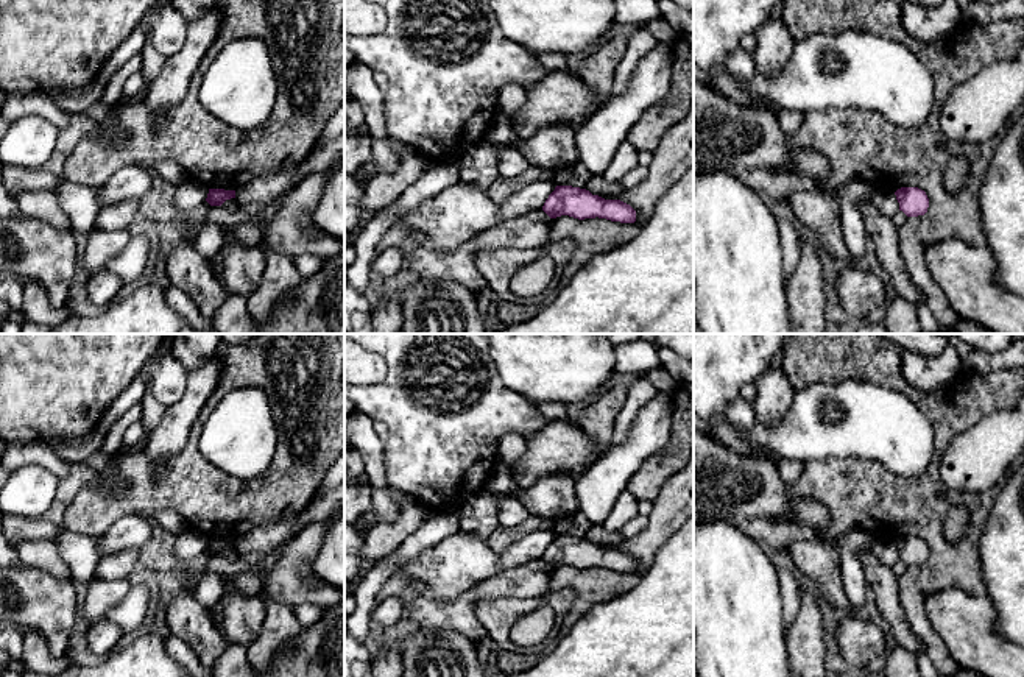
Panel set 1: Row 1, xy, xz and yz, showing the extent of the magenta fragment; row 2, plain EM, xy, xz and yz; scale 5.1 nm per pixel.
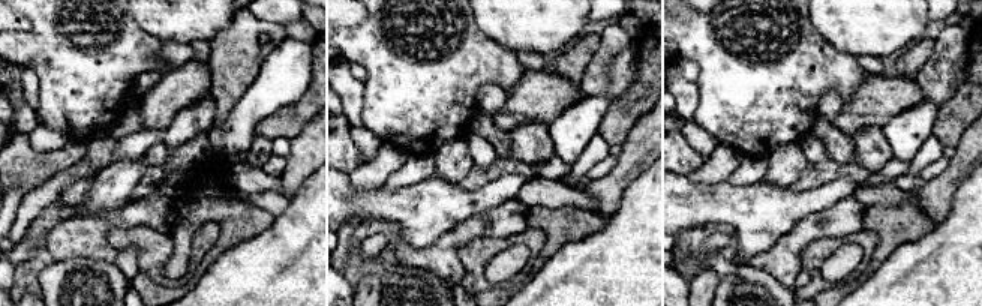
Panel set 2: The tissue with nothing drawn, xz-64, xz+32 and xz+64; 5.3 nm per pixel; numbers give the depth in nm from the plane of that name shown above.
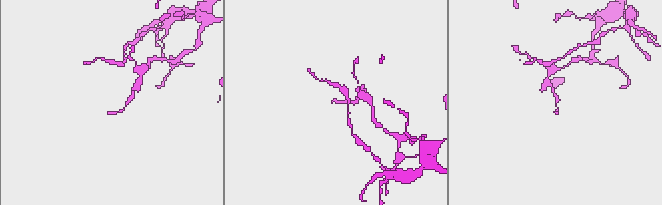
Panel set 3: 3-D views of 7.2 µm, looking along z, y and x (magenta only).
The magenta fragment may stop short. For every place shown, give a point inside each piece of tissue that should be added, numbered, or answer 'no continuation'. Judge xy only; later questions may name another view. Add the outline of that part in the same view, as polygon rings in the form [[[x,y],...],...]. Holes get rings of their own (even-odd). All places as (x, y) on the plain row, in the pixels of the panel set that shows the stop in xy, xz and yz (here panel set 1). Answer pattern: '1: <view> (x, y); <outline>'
no continuation

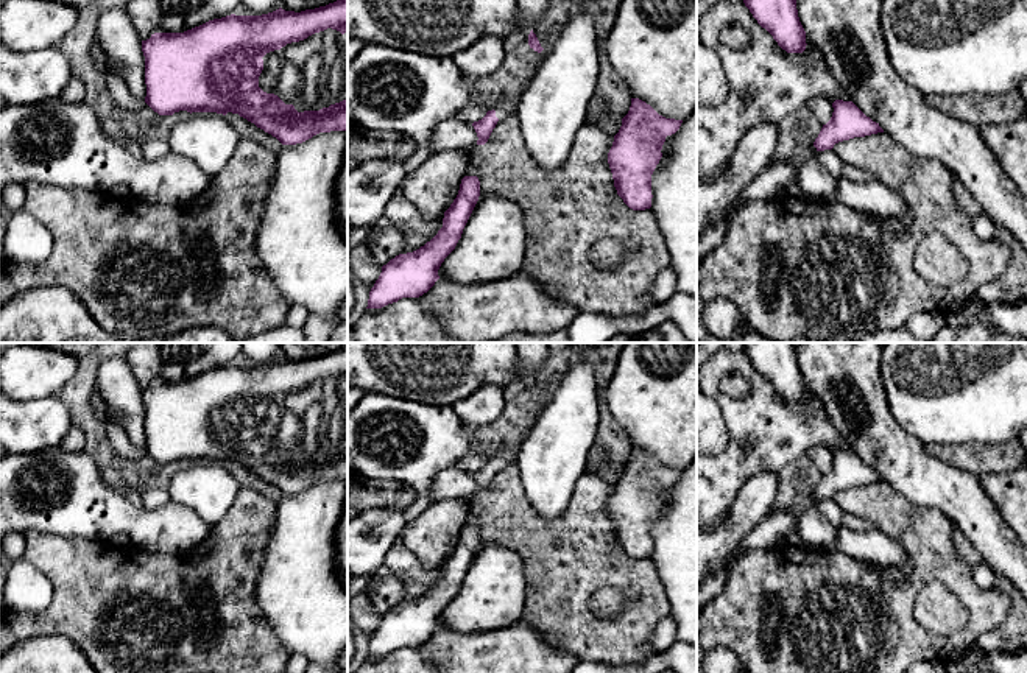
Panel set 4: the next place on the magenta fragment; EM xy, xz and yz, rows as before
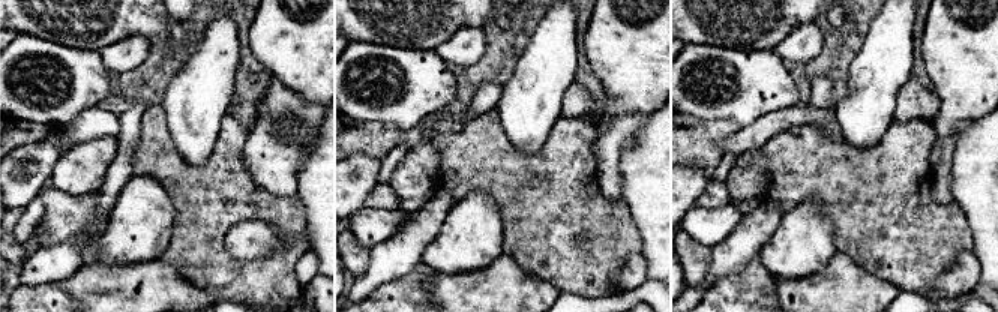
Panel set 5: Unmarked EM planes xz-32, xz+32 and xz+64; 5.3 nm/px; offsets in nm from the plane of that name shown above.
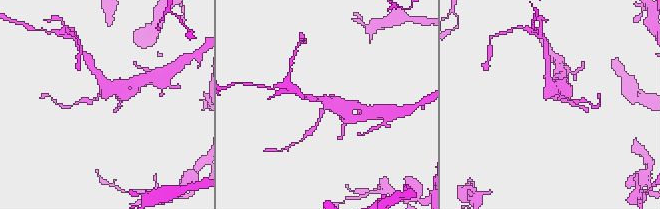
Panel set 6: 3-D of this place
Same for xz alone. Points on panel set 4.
1: xz (504, 458); [[[505,450],[499,455],[496,455],[496,466],[499,469],[503,469],[506,464],[510,464],[511,461],[514,461],[516,452],[514,450]]]

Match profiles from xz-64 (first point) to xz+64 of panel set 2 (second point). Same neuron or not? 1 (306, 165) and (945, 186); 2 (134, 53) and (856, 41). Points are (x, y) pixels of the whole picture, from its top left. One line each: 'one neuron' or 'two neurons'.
1: one neuron
2: two neurons

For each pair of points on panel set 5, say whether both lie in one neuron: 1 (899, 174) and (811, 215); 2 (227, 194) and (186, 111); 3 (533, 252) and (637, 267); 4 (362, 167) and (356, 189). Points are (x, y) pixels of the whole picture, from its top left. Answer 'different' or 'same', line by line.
1: different
2: different
3: different
4: same

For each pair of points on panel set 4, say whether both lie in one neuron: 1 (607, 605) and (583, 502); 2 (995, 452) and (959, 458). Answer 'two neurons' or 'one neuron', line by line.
1: two neurons
2: one neuron

